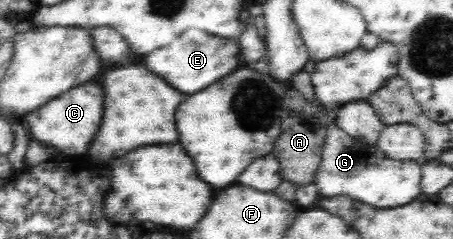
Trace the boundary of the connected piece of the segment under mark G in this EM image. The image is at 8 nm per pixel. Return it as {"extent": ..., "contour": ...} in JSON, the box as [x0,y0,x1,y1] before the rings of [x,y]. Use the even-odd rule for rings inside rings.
{"extent":[313,122,422,209],"contour":[[[331,122],[324,129],[320,153],[320,164],[313,181],[320,197],[350,197],[367,205],[375,205],[377,209],[387,209],[405,205],[421,194],[422,165],[417,161],[388,158],[378,144],[369,144],[361,137],[355,139],[336,122]]]}

